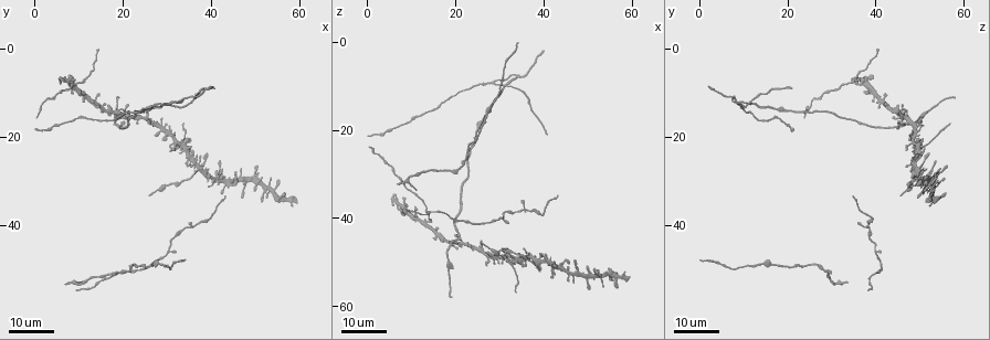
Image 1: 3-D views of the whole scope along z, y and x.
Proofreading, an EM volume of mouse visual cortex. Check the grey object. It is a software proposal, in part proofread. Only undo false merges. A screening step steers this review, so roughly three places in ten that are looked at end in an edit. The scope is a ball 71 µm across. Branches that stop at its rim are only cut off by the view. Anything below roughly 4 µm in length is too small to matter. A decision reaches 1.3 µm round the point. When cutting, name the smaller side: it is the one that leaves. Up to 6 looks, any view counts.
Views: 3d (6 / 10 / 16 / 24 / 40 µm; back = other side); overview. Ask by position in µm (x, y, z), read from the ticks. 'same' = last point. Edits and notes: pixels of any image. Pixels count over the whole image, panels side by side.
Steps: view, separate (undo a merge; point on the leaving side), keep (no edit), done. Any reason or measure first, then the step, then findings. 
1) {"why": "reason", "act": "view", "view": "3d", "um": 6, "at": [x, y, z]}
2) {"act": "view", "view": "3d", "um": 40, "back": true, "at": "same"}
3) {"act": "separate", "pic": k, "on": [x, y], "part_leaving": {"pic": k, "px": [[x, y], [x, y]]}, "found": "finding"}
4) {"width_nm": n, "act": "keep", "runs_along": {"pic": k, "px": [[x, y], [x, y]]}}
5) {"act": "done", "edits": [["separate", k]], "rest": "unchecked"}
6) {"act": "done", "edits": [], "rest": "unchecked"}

{"why": "arms part here", "act": "view", "view": "3d", "um": 16, "at": [28.5, 12.5, 9.0]}

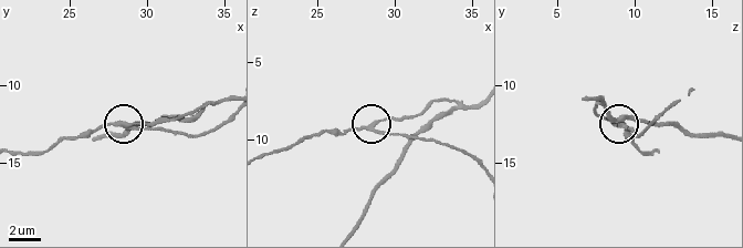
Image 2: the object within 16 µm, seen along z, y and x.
{"why": "zoom in", "act": "view", "view": "3d", "um": 6, "at": [28.8, 12.6, 9.2]}

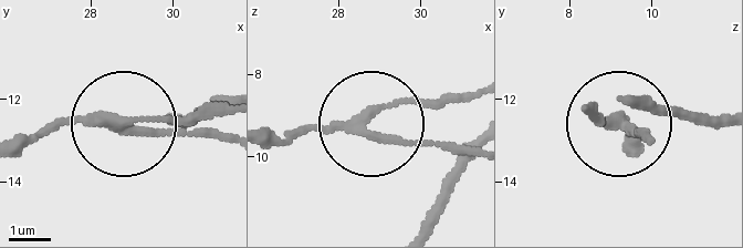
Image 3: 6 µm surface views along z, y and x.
{"act": "separate", "pic": 3, "on": [163, 134], "part_leaving": {"pic": 3, "px": [[101, 121], [128, 132], [223, 132]]}, "found": "a second neuron is stuck on"}

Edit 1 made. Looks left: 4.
{"why": "redraw", "act": "view", "view": "overview"}

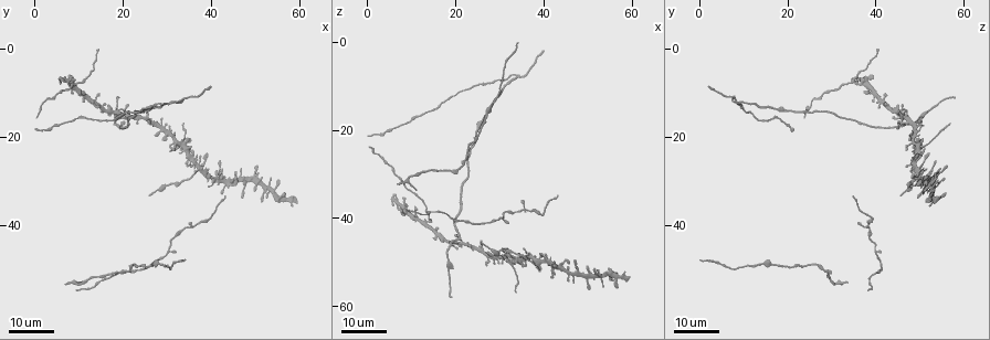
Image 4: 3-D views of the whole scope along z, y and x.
{"why": "side arm on a straight run", "act": "view", "view": "3d", "um": 16, "at": [30.0, 46.5, 39.5]}

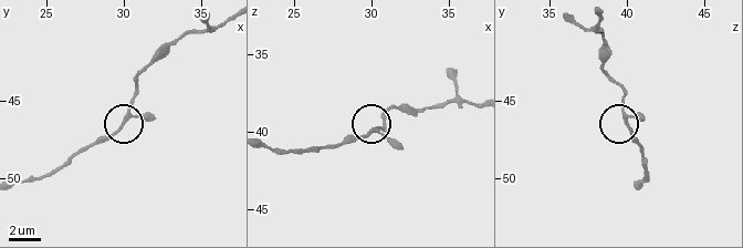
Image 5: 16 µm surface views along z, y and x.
{"why": "zoom in", "act": "view", "view": "3d", "um": 6, "at": [30.0, 46.4, 40.0]}

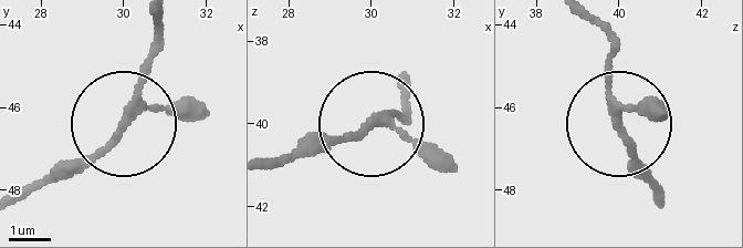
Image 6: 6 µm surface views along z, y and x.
{"arms": 3, "act": "keep", "found": "continuous, no second neuron"}

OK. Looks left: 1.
{"act": "done", "edits": [["separate", 3]], "rest": "unchecked"}

